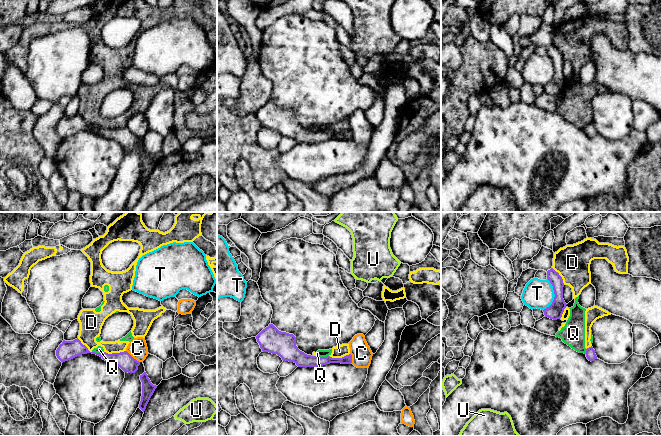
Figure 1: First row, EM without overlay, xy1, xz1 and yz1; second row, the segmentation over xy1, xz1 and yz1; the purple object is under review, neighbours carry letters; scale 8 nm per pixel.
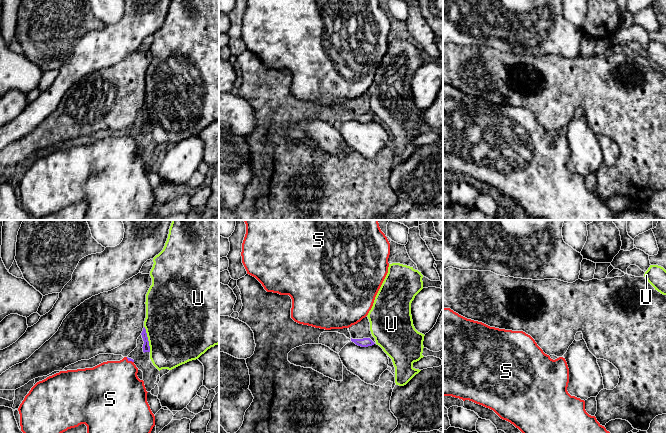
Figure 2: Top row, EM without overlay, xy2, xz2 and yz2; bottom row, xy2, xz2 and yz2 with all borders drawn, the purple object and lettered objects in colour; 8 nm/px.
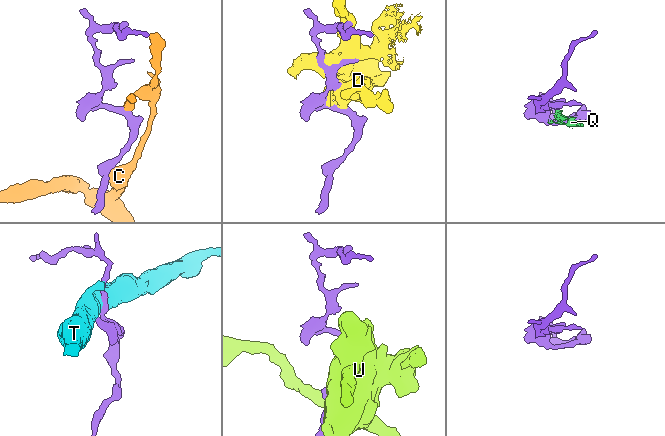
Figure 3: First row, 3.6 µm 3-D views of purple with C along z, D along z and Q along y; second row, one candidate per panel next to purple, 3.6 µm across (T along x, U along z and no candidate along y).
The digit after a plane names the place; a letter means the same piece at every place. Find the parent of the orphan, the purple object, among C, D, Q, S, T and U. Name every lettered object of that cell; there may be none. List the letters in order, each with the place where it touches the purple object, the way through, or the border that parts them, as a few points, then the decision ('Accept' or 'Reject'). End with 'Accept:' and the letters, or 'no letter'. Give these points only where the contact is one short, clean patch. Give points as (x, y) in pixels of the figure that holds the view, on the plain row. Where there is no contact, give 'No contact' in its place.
C: Touches purple at xy1 (132, 133). Boundary: xy1 (126, 126), (139, 138). Reject
D: Touches purple at xy1 (114, 129). Reject
Q: Touches purple at xz1 (322, 133). Boundary: xz1 (316, 131), (328, 132). Reject
S: Touches purple at xy2 (130, 136). Path across: xy2 (129, 135), (130, 136), (113, 162). Accept
T: Touches purple at yz1 (555, 71). Reject
U: Touches purple at xy2 (147, 115). Reject
Accept: S

